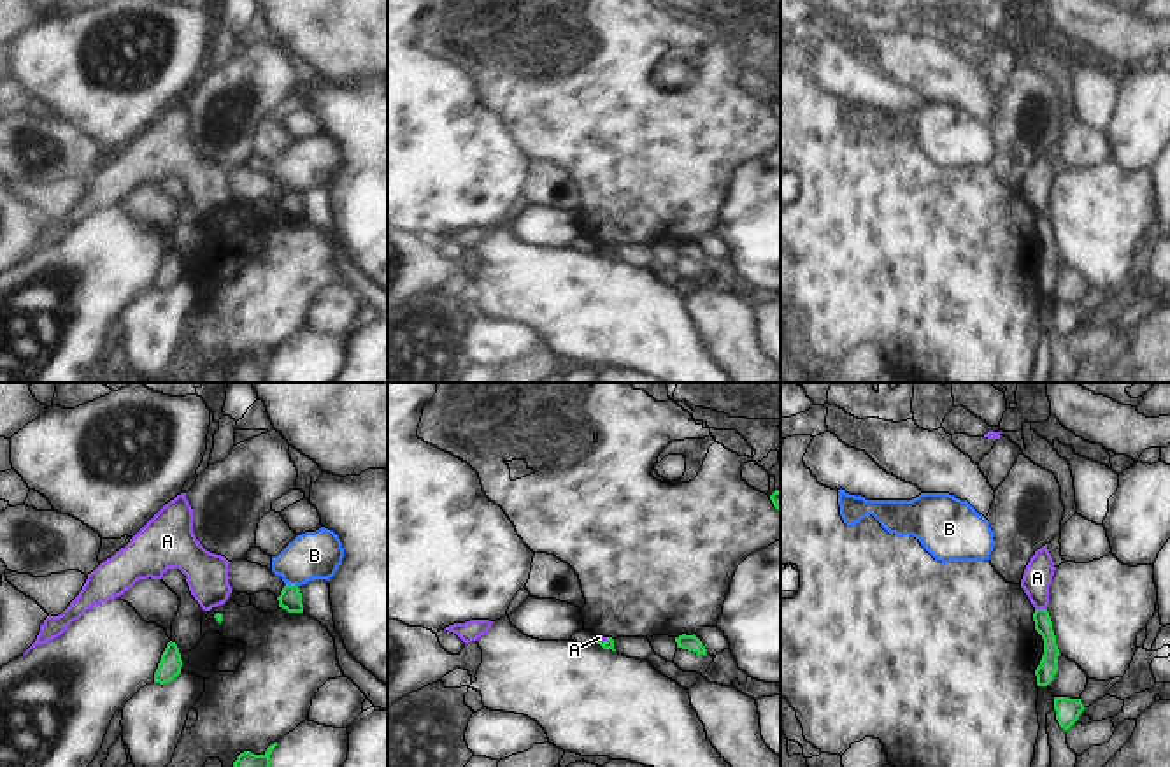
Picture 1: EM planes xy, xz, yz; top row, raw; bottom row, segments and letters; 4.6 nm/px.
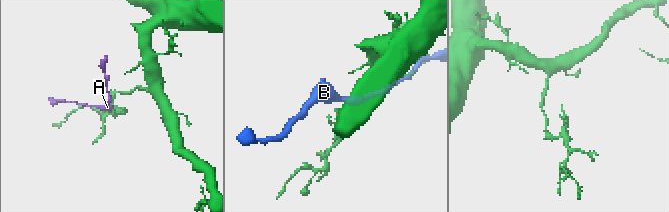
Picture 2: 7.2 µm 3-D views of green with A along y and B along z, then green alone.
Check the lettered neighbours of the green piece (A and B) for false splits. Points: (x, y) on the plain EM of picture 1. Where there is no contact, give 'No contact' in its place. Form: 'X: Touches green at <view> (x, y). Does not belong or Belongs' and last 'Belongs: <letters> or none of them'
A: Touches green at yz (1041, 216). Does not belong
B: Touches green at xy (292, 192). Does not belong
Belongs: none of them

